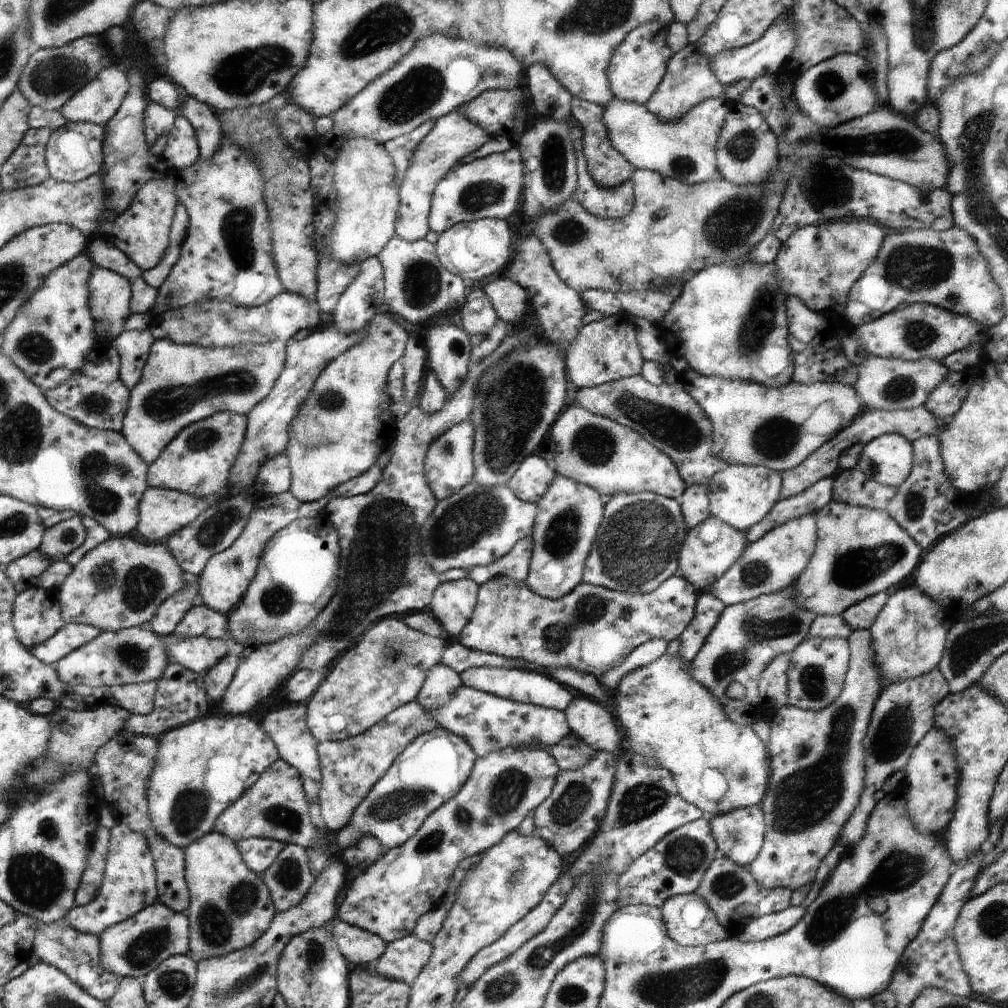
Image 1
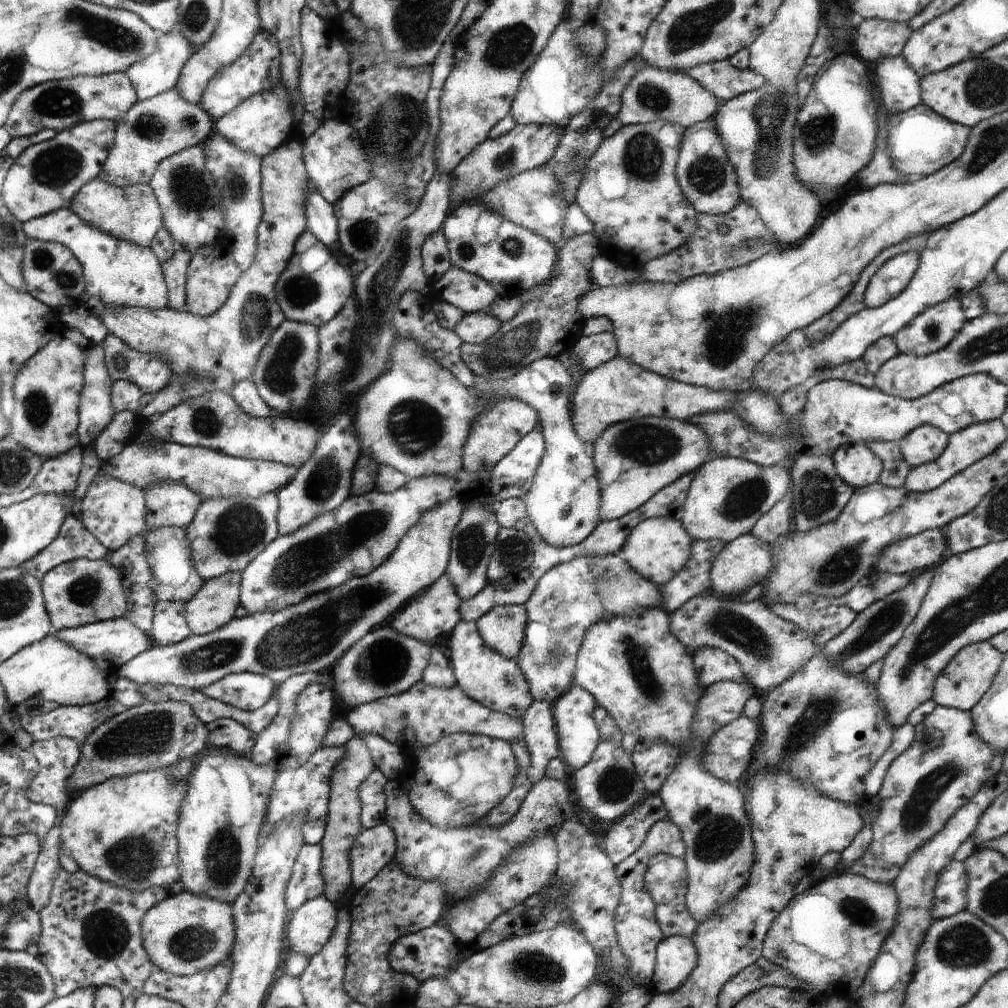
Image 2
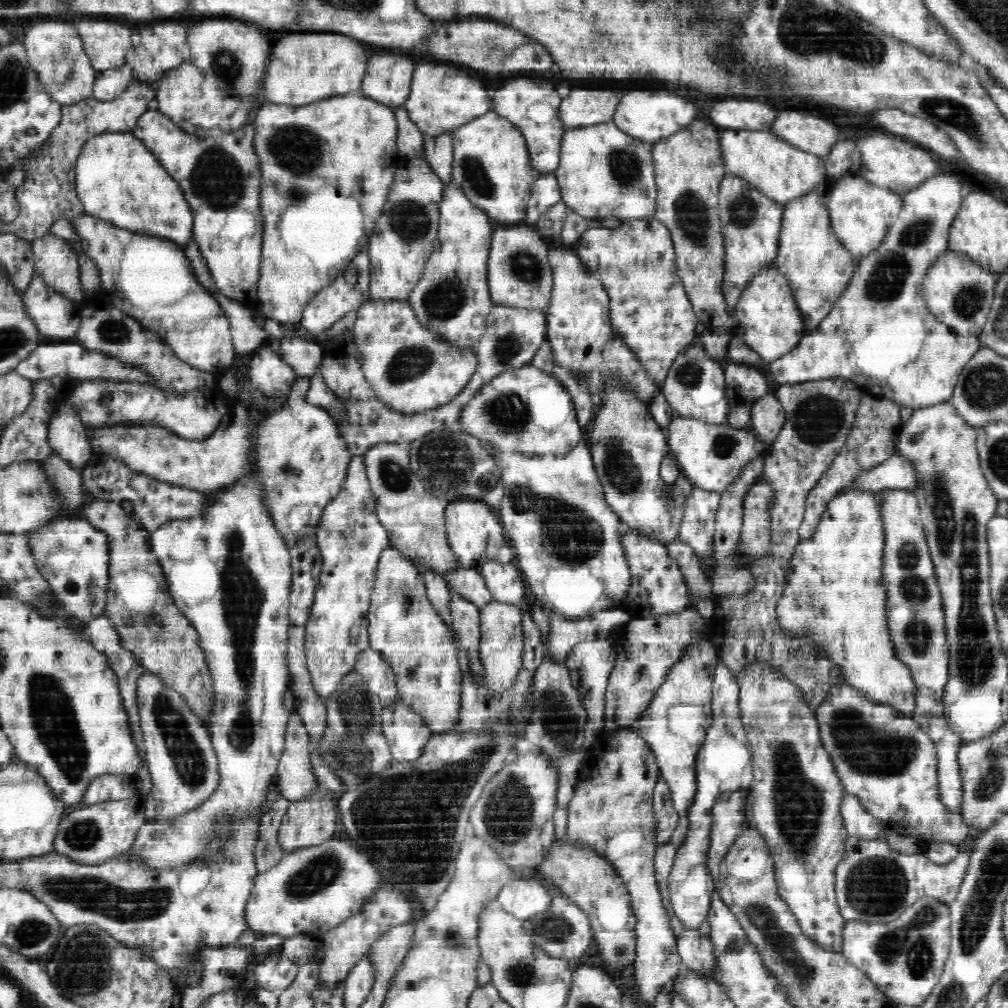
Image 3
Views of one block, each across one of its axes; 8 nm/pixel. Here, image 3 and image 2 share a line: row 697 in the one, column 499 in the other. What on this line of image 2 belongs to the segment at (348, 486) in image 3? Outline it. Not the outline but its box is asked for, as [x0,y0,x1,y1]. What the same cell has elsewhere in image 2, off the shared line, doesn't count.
[454,311,501,345]

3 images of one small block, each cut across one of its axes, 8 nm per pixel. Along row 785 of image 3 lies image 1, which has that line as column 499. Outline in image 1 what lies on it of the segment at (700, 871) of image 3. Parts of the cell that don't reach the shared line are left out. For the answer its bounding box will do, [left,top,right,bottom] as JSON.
[430,685,572,757]

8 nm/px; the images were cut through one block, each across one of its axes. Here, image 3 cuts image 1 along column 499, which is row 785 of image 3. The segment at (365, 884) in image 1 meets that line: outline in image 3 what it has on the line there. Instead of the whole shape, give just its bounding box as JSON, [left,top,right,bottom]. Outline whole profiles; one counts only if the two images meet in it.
[737,661,847,953]

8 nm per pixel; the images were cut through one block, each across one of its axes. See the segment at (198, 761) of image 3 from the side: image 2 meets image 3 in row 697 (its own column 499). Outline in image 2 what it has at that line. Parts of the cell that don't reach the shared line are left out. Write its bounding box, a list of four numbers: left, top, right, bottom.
[451,123,564,202]

